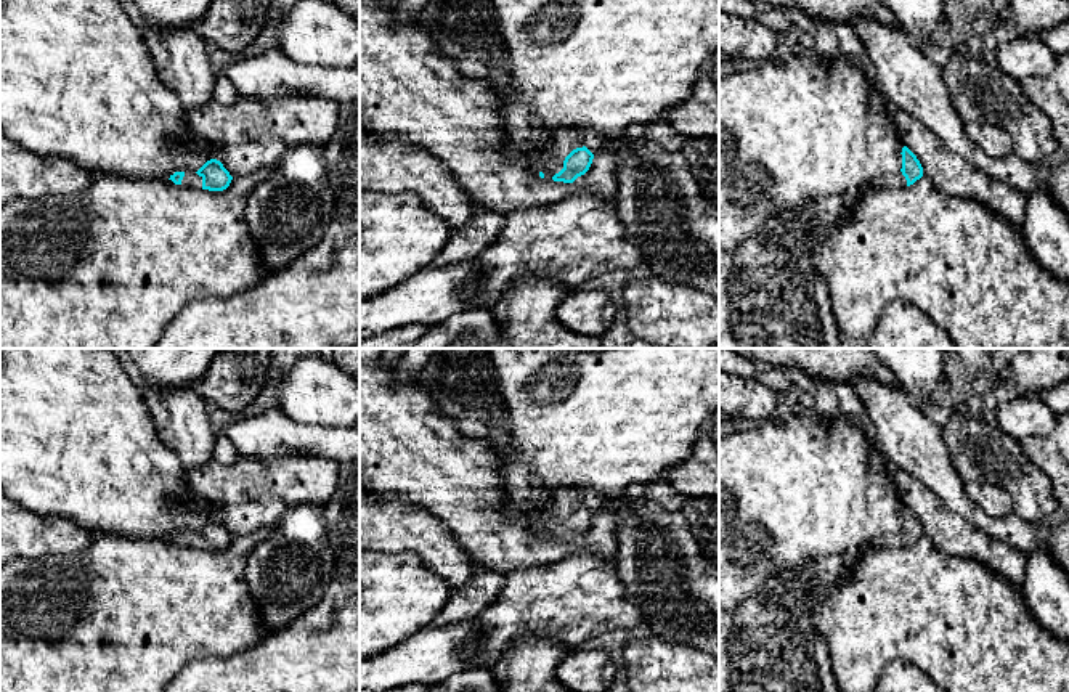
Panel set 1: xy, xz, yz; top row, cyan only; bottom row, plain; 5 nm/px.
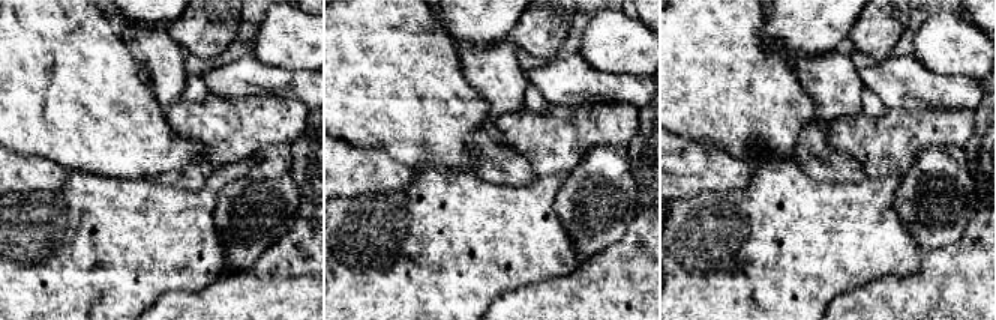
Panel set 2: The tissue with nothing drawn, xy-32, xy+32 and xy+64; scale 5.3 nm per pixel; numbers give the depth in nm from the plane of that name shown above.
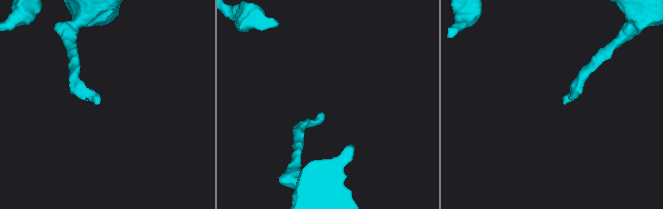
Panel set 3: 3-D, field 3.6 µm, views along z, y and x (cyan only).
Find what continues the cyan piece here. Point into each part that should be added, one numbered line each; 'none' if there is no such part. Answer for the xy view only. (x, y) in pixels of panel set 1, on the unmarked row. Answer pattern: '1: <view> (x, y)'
1: xy (191, 538)

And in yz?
1: yz (891, 540)

